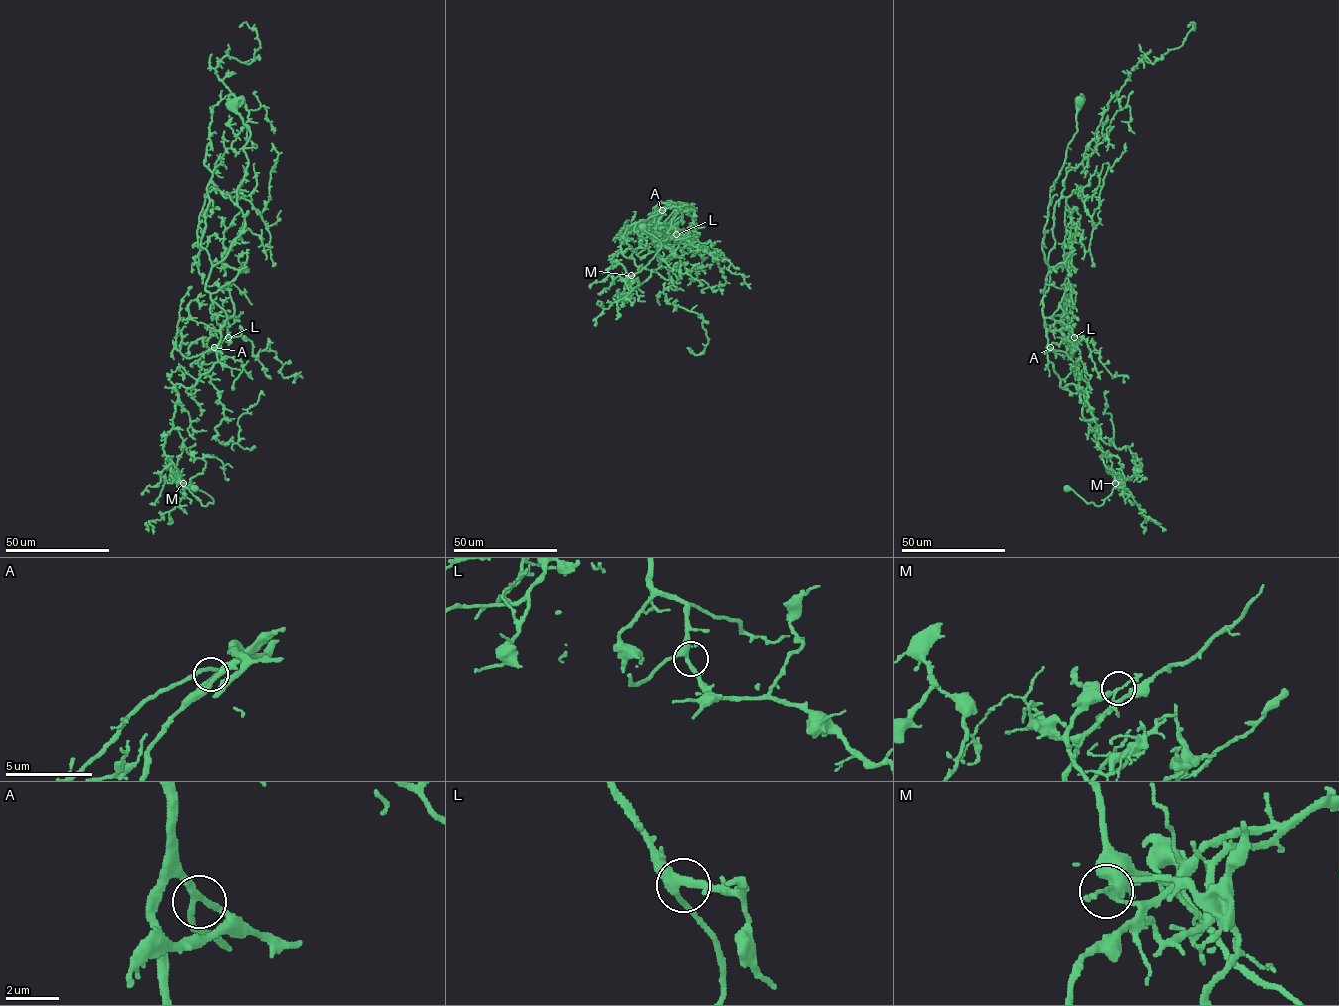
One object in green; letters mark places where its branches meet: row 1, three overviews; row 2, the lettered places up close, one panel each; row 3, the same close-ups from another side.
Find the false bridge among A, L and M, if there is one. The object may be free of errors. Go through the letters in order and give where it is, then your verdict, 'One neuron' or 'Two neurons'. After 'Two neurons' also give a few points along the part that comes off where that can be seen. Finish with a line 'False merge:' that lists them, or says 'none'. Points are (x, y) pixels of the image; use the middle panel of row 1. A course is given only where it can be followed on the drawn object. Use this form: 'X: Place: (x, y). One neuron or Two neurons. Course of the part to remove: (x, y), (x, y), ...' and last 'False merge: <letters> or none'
A: Place: (662, 210). One neuron
L: Place: (676, 234). One neuron
M: Place: (631, 275). Two neurons. Course of the part to remove: (631, 275), (622, 295), (618, 296), (618, 302), (632, 289), (637, 291), (639, 300), (645, 301)
False merge: M

